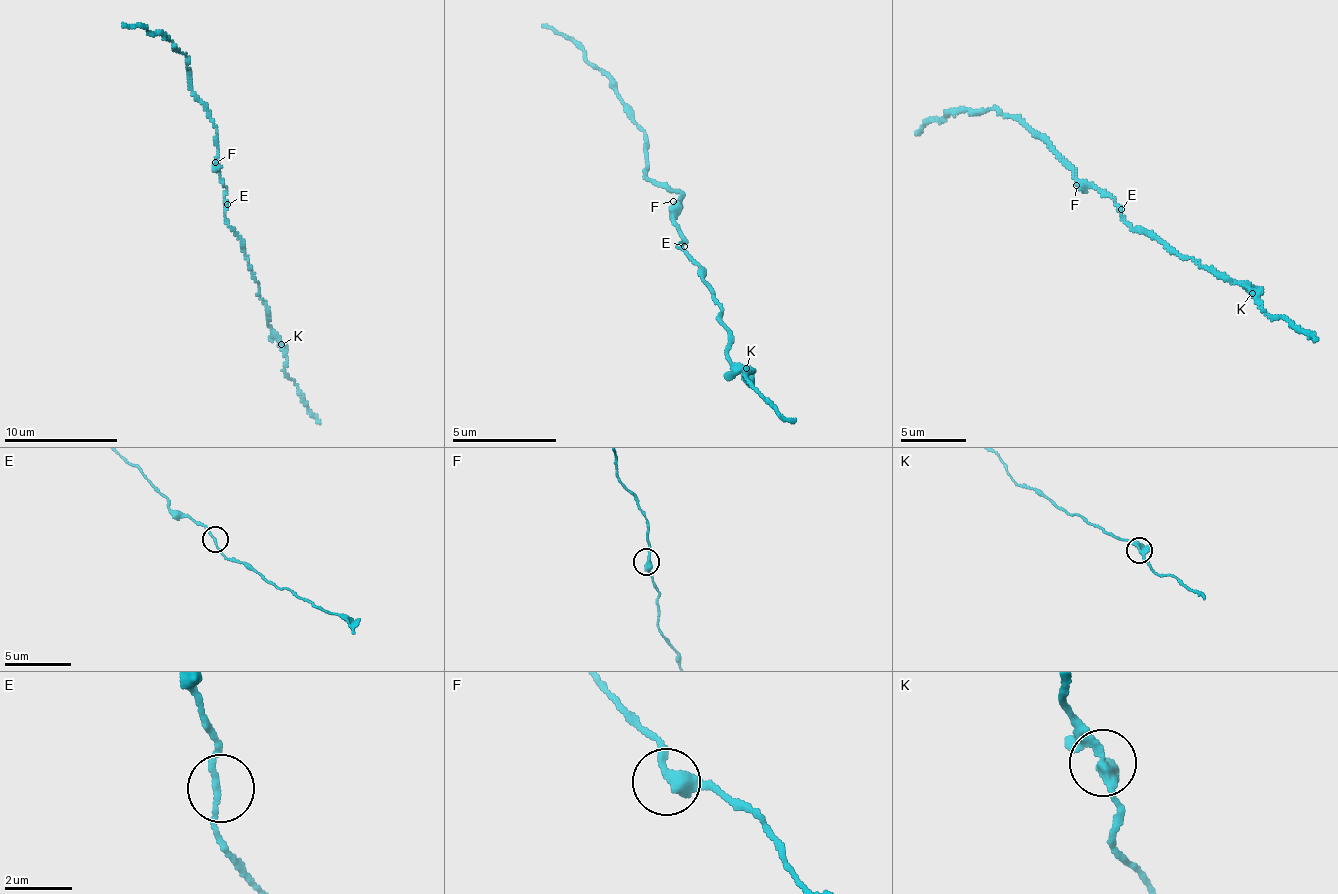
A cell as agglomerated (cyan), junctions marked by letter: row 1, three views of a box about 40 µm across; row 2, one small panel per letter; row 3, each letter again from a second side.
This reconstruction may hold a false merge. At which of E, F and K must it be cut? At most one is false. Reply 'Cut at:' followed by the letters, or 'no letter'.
Cut at: no letter

